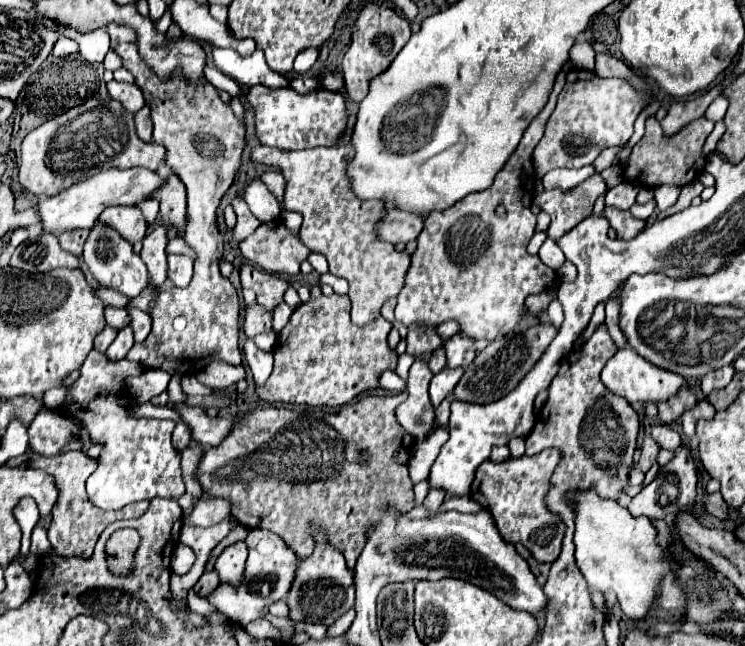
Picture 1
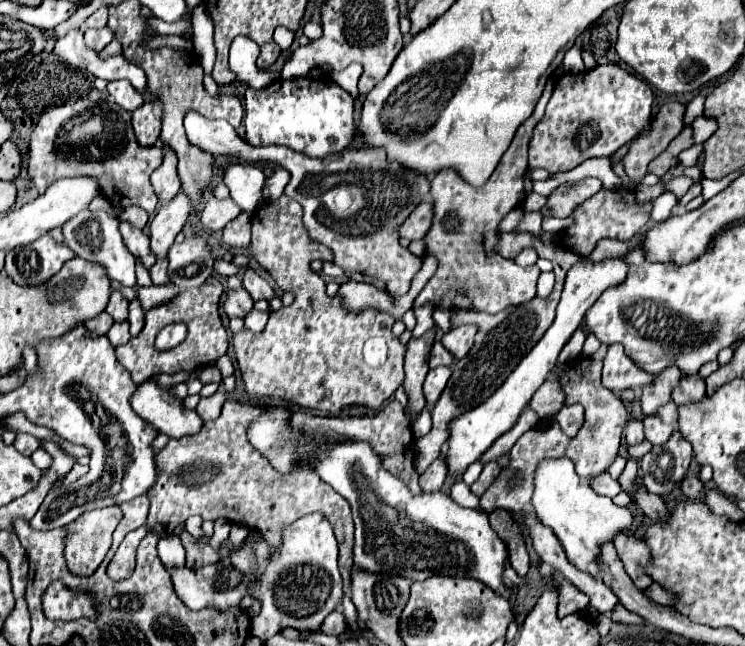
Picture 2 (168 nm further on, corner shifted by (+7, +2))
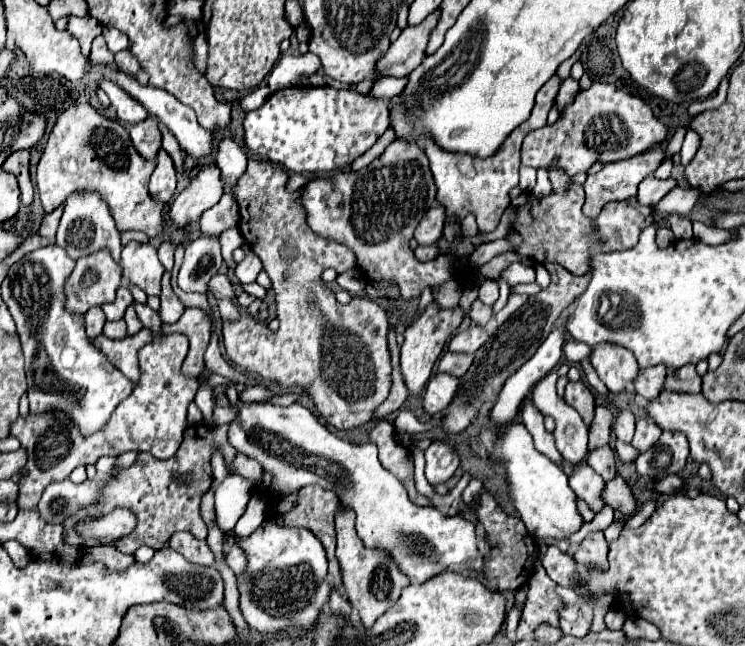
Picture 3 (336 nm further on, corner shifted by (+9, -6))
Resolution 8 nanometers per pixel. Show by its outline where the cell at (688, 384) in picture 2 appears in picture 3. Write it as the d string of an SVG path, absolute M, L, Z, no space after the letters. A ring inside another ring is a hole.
M683 366L681 370L669 372L665 378L665 388L673 392L701 392L701 376L695 372L695 366Z

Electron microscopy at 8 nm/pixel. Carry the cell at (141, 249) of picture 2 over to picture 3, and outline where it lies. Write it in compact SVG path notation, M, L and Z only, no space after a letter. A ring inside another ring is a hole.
M129 242L121 252L123 276L139 286L147 296L161 294L161 276L165 268L157 258L157 250L151 244Z

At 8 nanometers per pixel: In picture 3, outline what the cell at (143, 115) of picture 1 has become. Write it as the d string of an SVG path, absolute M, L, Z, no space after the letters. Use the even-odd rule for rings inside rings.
M149 116L147 120L131 126L129 134L131 134L133 146L137 148L137 152L145 160L155 160L157 158L157 152L161 148L161 132L159 132L157 120L153 116Z

